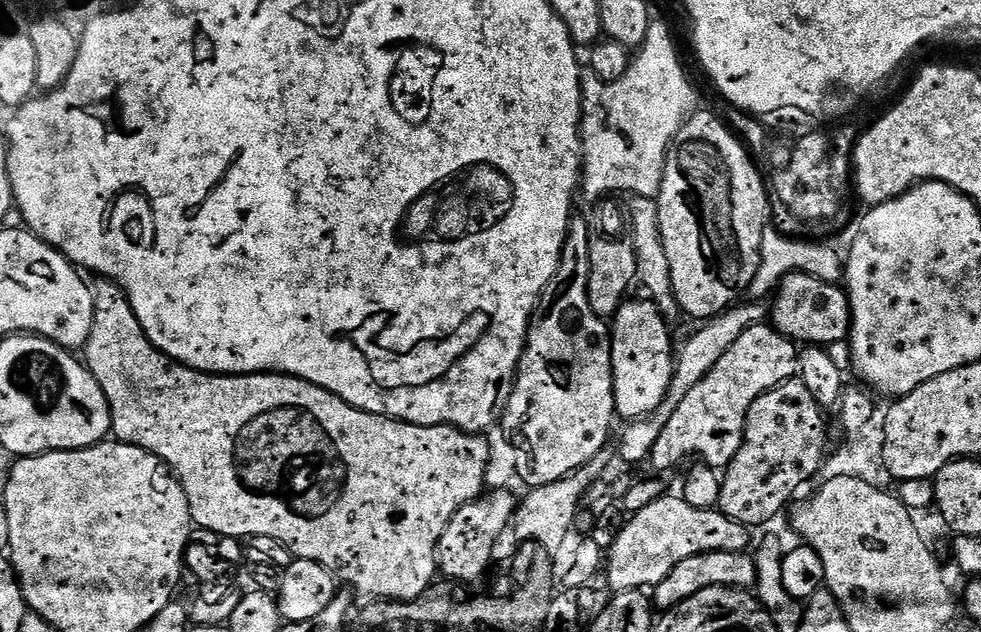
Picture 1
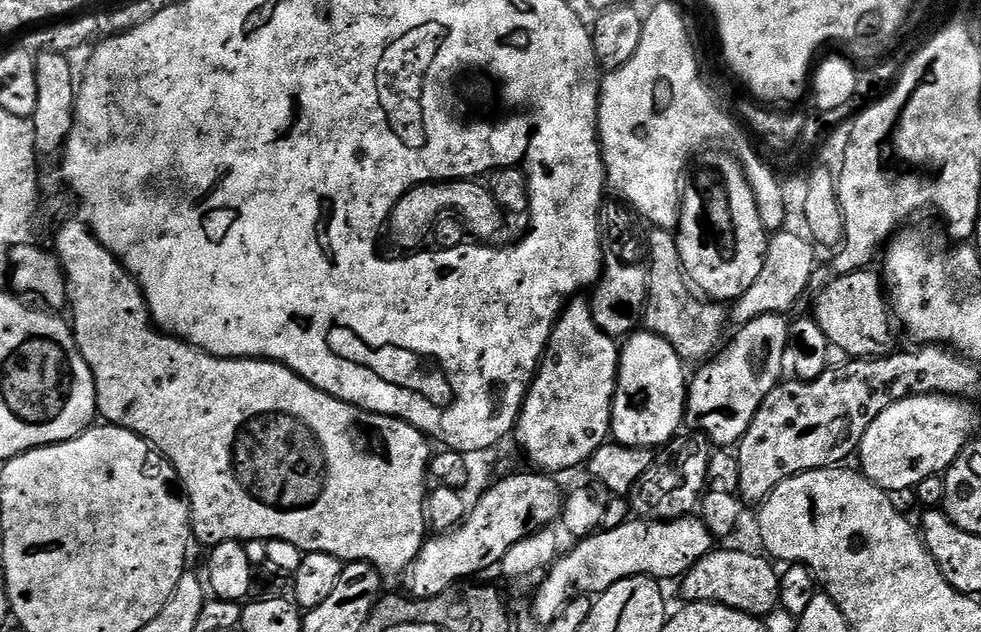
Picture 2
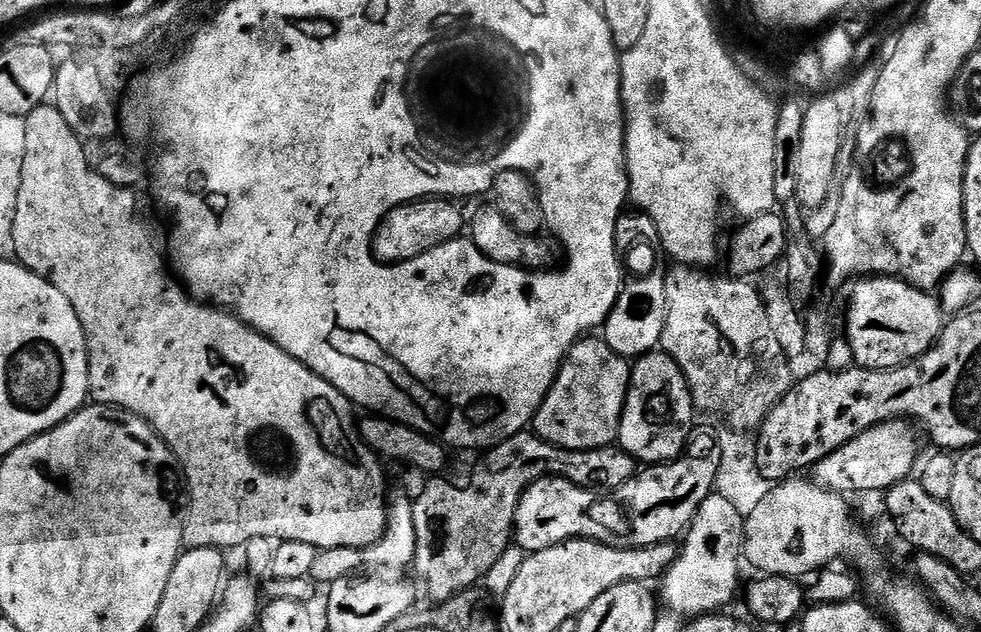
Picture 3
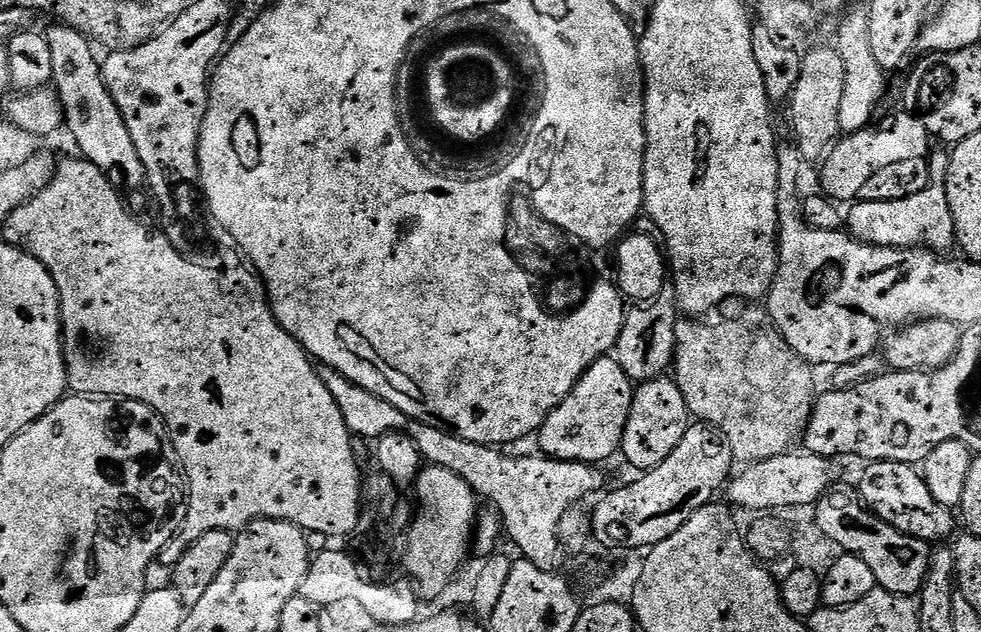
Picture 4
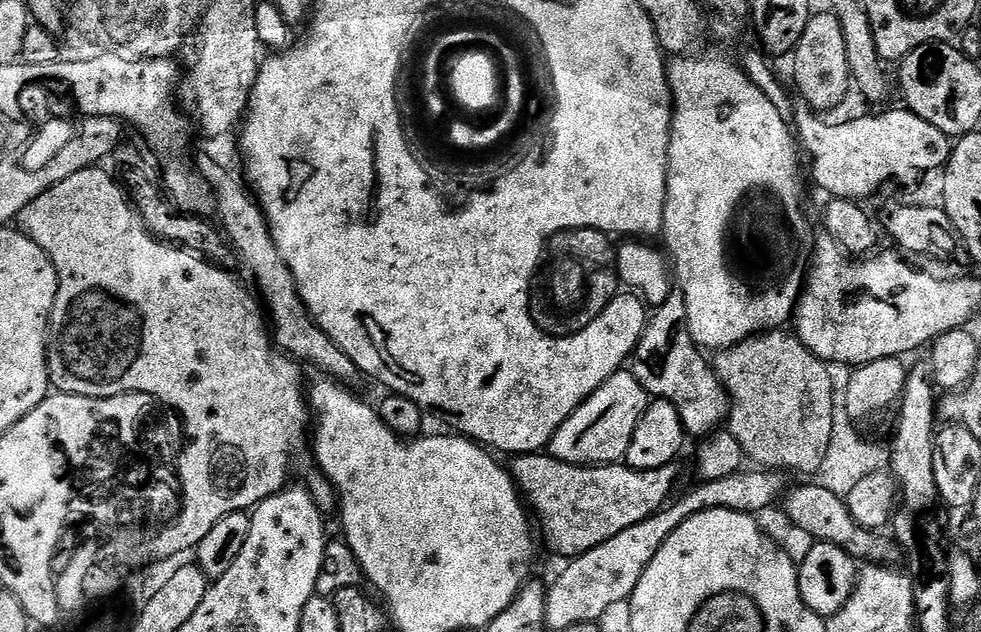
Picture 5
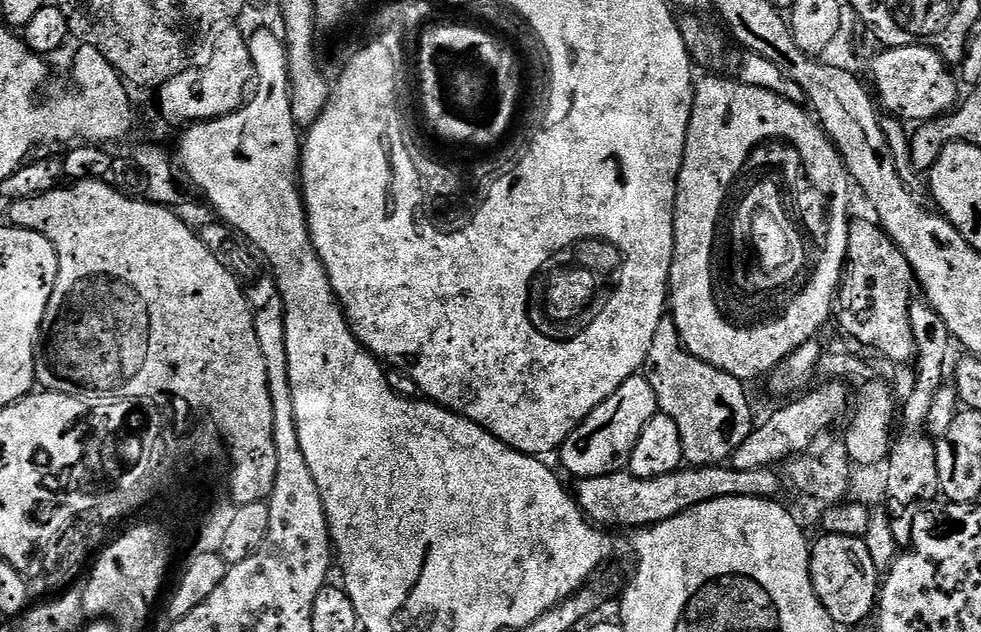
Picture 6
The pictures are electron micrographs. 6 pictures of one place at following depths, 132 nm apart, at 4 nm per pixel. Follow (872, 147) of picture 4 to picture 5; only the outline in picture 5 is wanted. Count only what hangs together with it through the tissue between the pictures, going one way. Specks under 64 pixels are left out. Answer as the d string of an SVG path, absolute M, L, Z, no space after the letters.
M803 102L797 103L794 108L794 135L798 141L799 147L802 149L803 155L812 163L812 180L824 192L829 192L828 196L832 198L843 198L855 202L864 202L867 196L872 196L887 180L893 180L896 184L916 184L920 180L920 176L924 176L927 172L939 173L947 164L949 156L952 155L953 141L946 134L942 134L942 130L938 130L938 126L930 126L930 122L926 122L926 118L918 118L918 114L908 111L907 107L899 106L893 112L880 112L877 116L860 116L857 120L848 120L845 124L827 124L823 120L823 115L817 114L817 111L810 105Z

